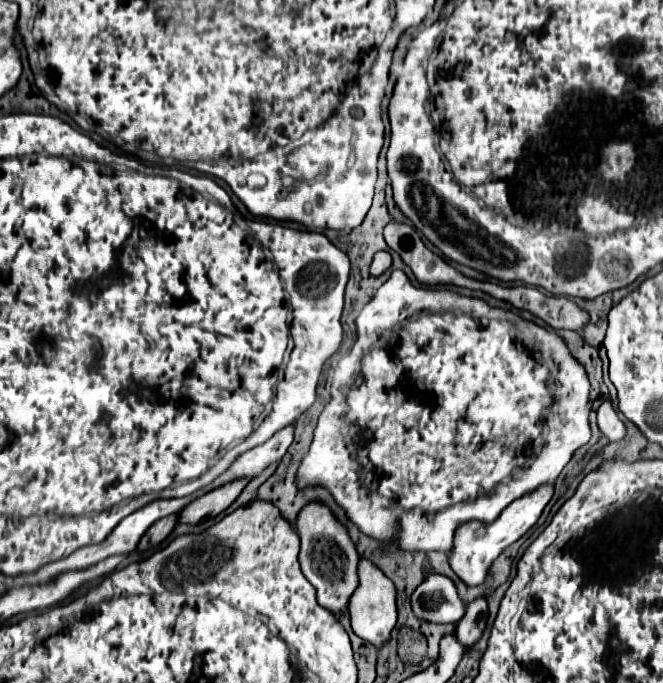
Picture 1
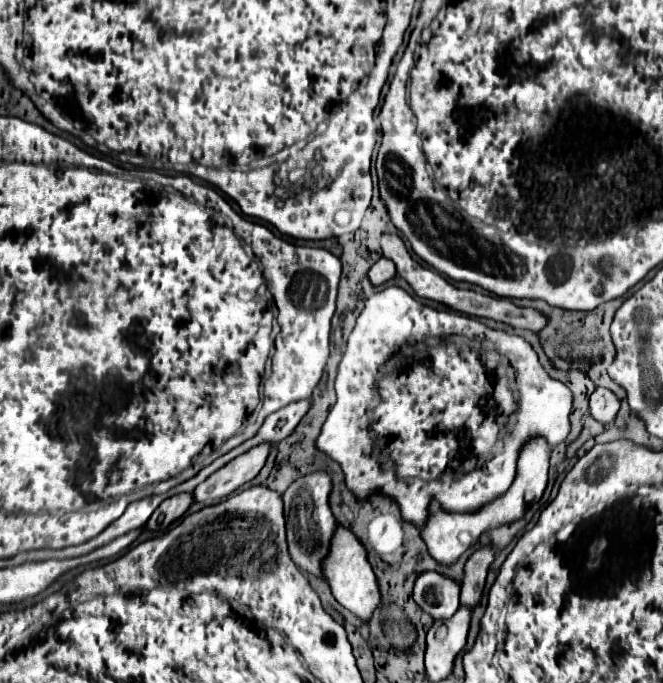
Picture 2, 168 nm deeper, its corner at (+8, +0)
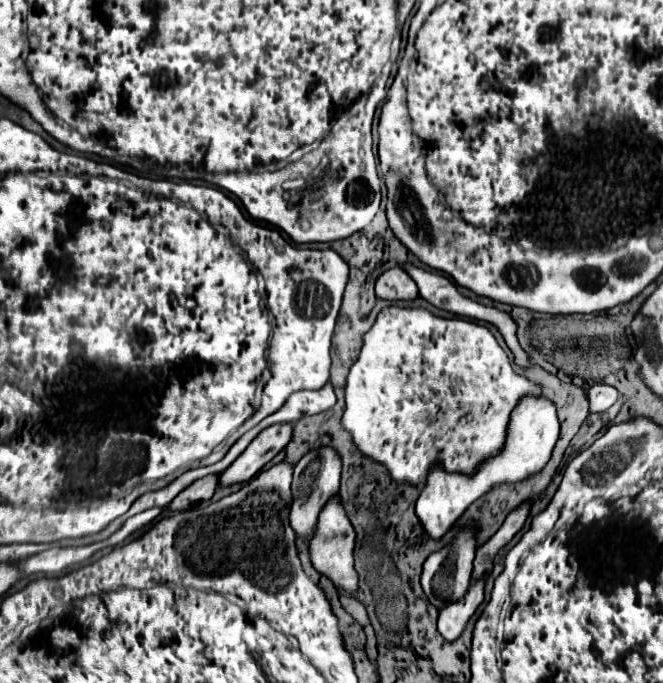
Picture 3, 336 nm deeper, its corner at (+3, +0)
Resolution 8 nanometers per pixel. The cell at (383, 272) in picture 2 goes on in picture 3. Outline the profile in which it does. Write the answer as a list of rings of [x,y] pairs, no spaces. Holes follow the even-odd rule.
[[[391,268],[383,272],[375,284],[377,298],[397,302],[397,300],[415,300],[419,296],[417,284],[403,268]]]

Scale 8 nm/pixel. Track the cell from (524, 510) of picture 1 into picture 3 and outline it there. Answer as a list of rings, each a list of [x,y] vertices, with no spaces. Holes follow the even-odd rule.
[[[529,394],[521,396],[517,408],[513,408],[509,414],[503,448],[495,456],[483,460],[483,464],[479,464],[473,476],[445,472],[441,464],[433,466],[417,498],[417,516],[427,534],[431,538],[441,538],[451,528],[451,524],[467,510],[467,506],[473,504],[479,496],[483,496],[487,490],[491,490],[495,484],[521,482],[537,474],[545,466],[545,462],[549,462],[557,438],[559,438],[559,420],[555,406],[543,396],[529,396]]]

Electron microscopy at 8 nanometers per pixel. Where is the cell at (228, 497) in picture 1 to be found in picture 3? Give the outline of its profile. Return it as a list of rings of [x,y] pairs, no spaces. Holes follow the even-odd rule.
[[[281,422],[261,430],[245,452],[221,474],[221,486],[251,480],[277,452],[281,452],[293,436],[293,424]]]

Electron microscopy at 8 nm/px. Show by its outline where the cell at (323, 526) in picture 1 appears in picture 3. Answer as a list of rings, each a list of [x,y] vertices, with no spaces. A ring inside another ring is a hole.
[[[319,446],[315,450],[309,450],[297,464],[293,474],[293,504],[291,504],[291,528],[301,538],[309,538],[315,528],[317,512],[323,508],[323,504],[339,492],[339,478],[341,478],[341,458],[333,448]]]

